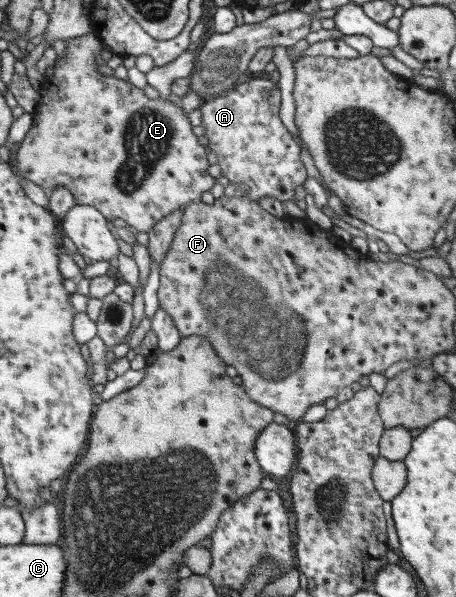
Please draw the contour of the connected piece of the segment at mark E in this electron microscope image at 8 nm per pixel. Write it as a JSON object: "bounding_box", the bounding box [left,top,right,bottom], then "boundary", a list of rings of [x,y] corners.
{"bounding_box":[17,31,216,233],"boundary":[[[93,31],[83,34],[83,36],[66,40],[65,56],[59,57],[55,61],[53,74],[46,79],[44,87],[40,91],[41,100],[36,111],[33,113],[36,123],[29,129],[21,142],[21,147],[17,150],[19,173],[23,178],[38,184],[48,192],[56,186],[64,186],[74,196],[76,204],[94,206],[103,214],[107,221],[113,221],[114,218],[122,218],[129,228],[133,227],[137,231],[148,233],[162,218],[169,216],[184,205],[201,201],[201,194],[207,192],[207,190],[210,191],[211,187],[215,186],[216,178],[211,176],[207,171],[207,168],[210,166],[207,159],[209,148],[202,138],[194,133],[194,127],[189,123],[187,113],[181,107],[174,105],[169,100],[163,100],[163,98],[150,100],[145,96],[144,90],[133,86],[130,82],[118,80],[115,77],[104,76],[97,69],[98,64],[95,61],[95,58],[103,52],[103,48],[104,44],[102,40]]]}

